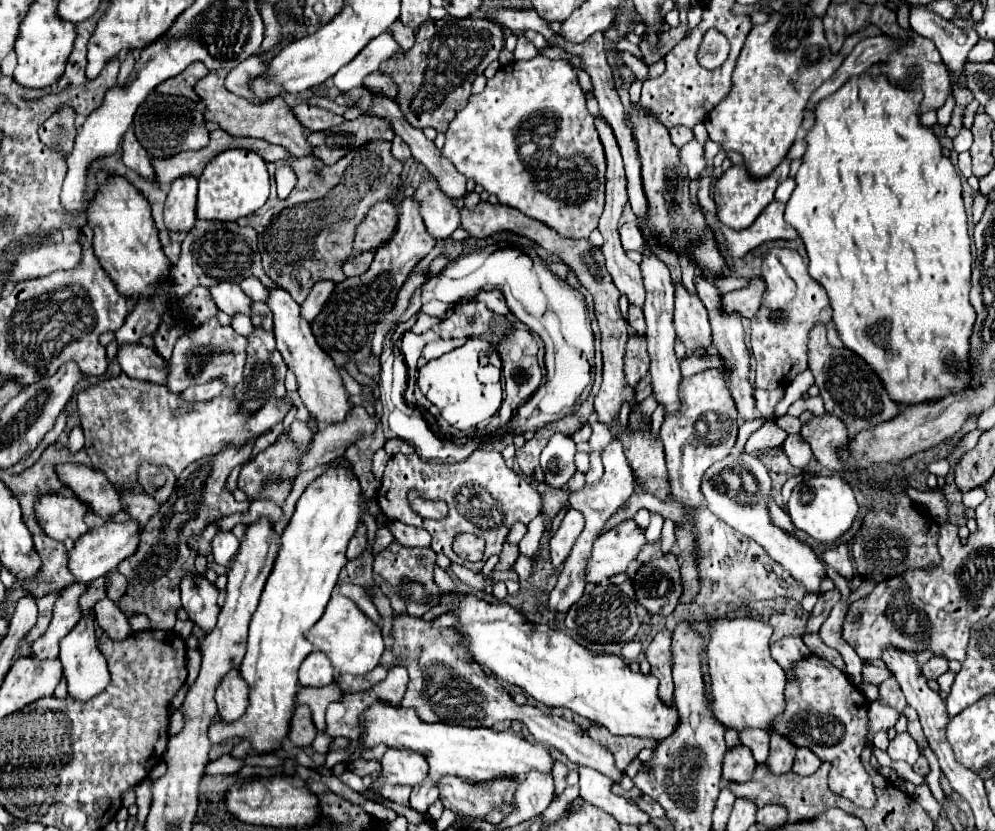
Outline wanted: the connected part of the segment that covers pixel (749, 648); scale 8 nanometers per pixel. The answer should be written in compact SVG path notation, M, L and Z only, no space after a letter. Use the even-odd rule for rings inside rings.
M752 618L714 620L708 650L708 672L712 678L712 706L716 718L734 730L770 730L776 716L786 708L784 670L770 658L768 640L772 626Z

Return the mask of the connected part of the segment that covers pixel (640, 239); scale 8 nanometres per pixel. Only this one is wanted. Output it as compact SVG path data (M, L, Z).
M626 222L620 226L620 238L622 238L622 246L624 250L636 250L640 254L644 254L646 246L646 238L638 226L638 222Z

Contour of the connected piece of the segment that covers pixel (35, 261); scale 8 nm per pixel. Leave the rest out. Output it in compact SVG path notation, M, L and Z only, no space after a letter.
M46 244L34 252L20 254L14 266L14 274L8 282L20 282L26 278L48 276L58 270L72 270L82 262L82 244Z

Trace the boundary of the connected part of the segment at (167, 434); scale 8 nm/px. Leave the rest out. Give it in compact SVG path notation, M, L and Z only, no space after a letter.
M124 372L86 390L78 390L76 402L86 436L84 450L88 452L92 466L104 472L118 488L138 484L138 466L142 462L168 466L178 476L188 464L202 456L216 454L226 444L244 444L248 438L272 430L292 408L292 402L286 398L270 398L256 414L242 414L238 402L230 396L218 396L206 402L186 402L166 386L132 380Z

